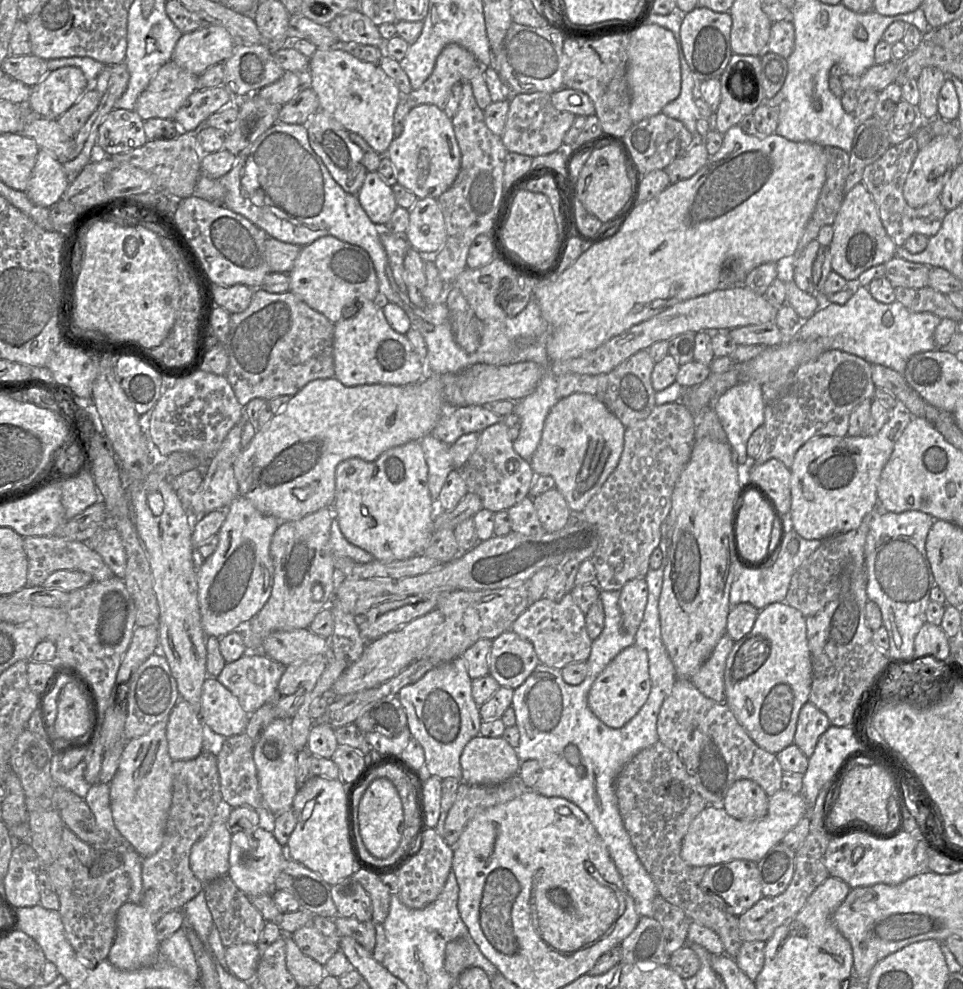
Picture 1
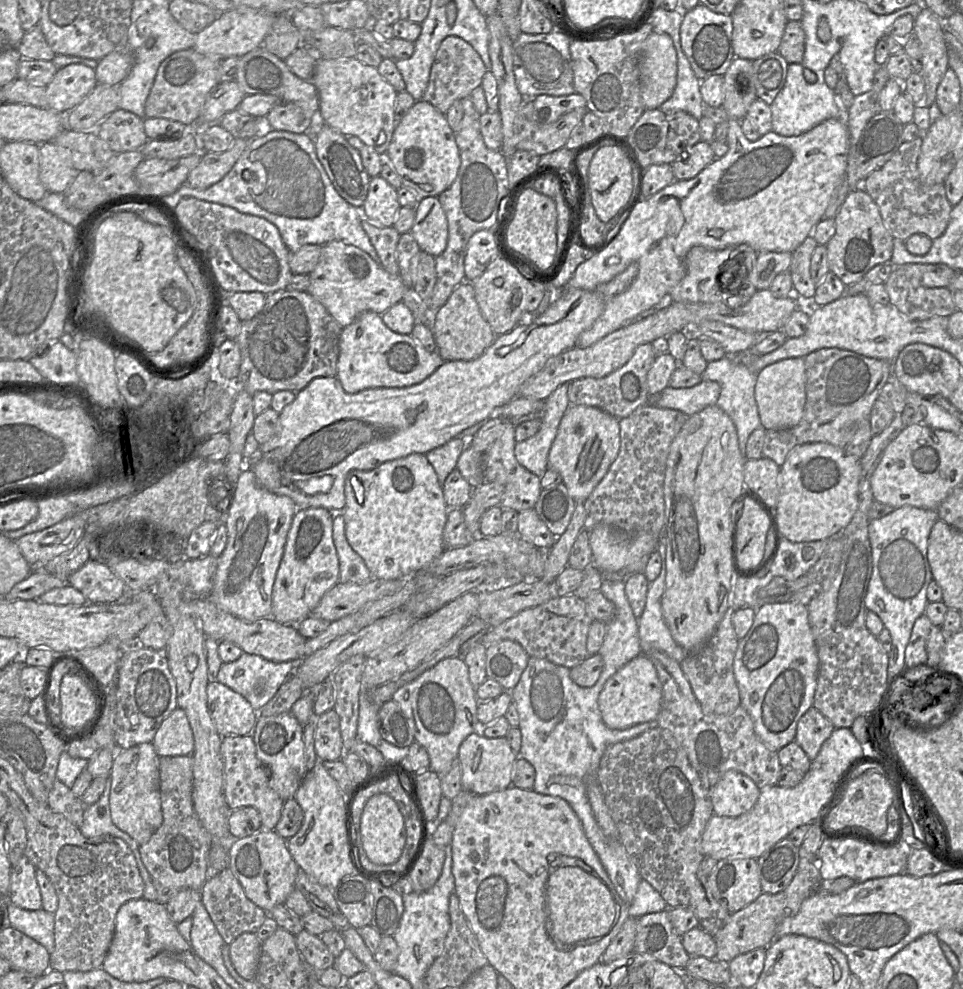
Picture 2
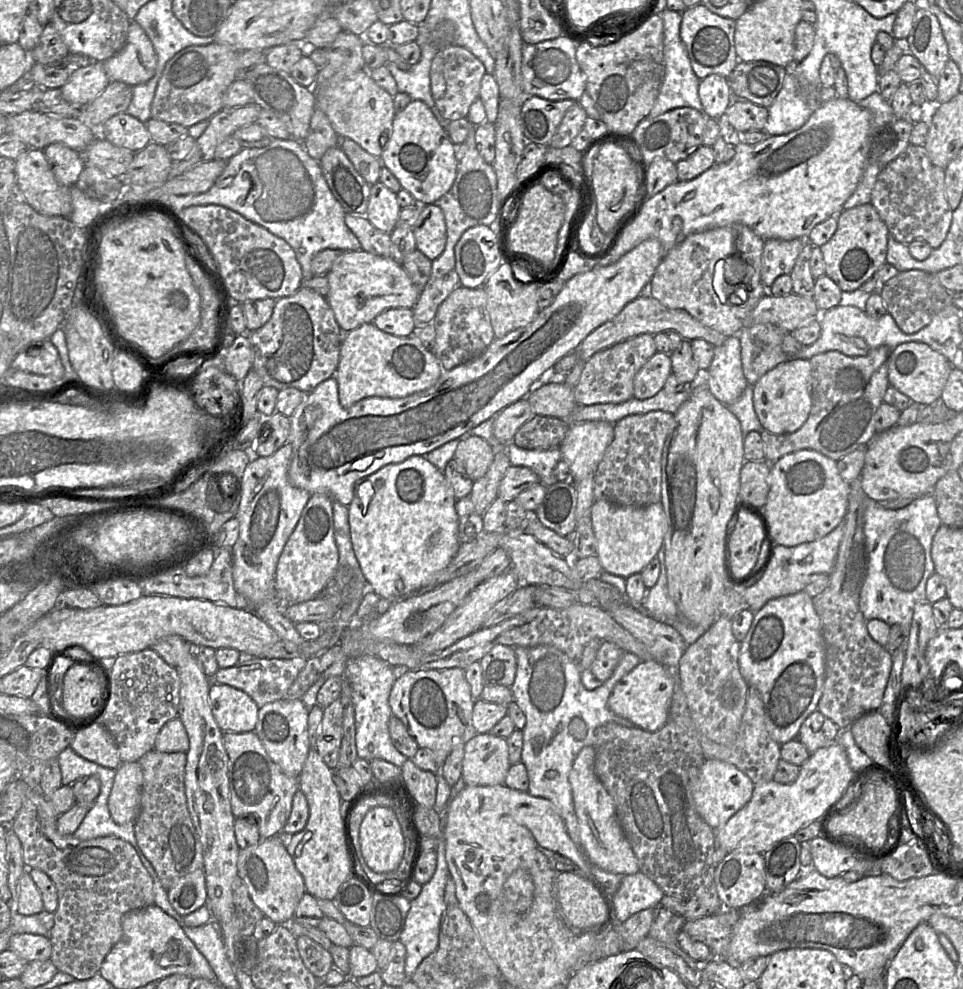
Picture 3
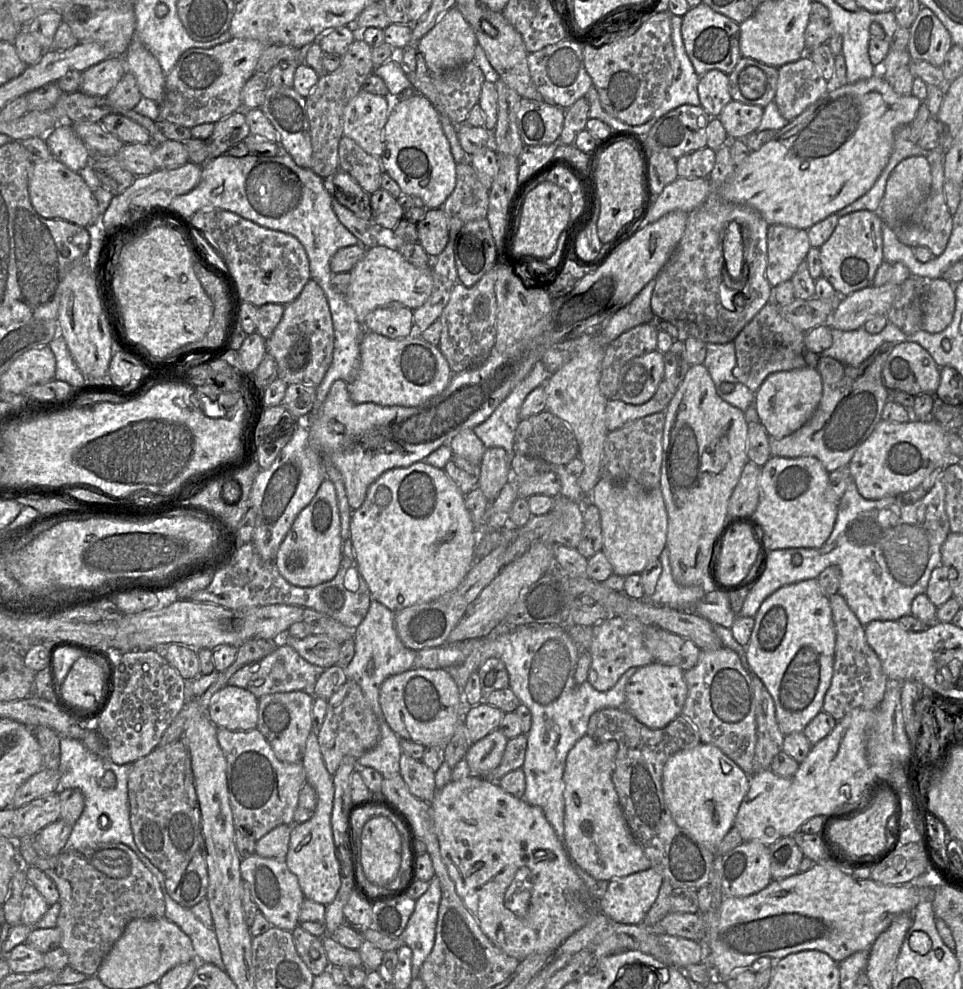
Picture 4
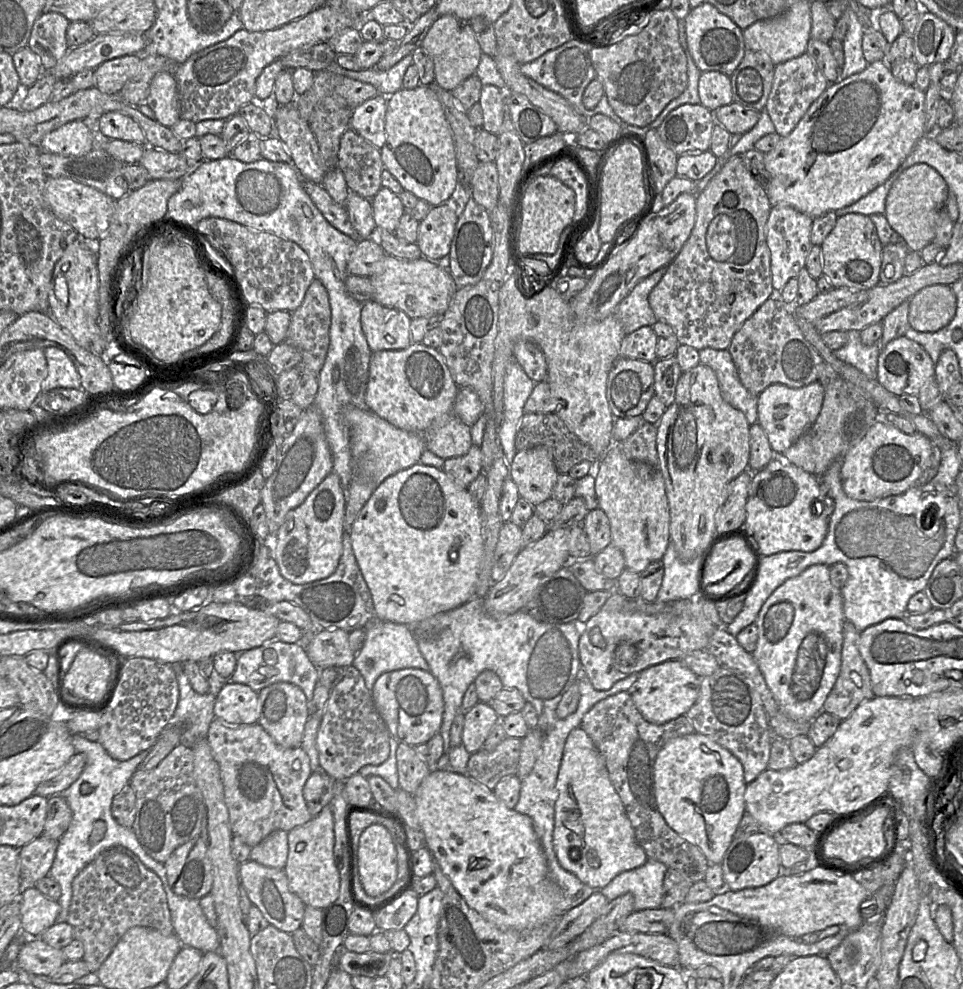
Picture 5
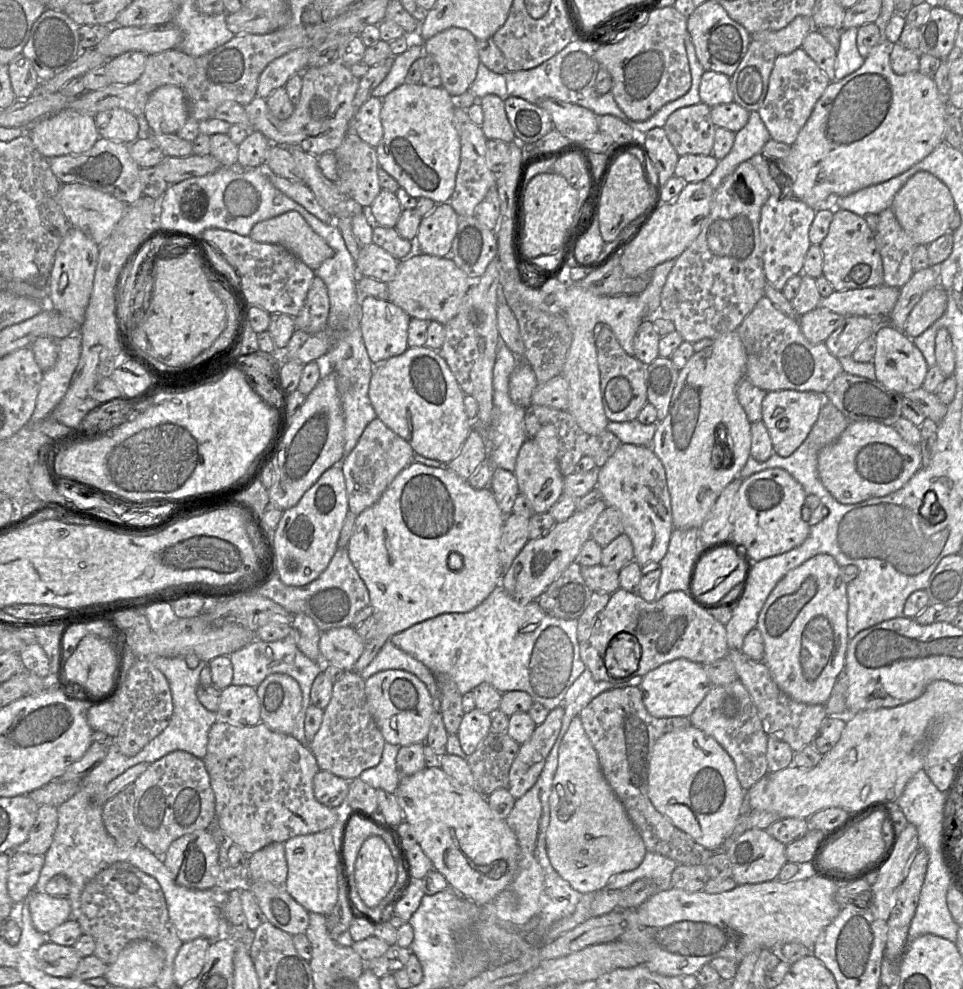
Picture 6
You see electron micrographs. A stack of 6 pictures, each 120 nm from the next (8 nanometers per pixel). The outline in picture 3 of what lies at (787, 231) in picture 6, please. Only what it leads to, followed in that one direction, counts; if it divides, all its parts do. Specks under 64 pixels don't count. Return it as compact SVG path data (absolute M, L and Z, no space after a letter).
M768 239L765 240L763 253L762 253L762 268L761 268L761 281L764 286L768 289L772 286L775 279L784 274L790 274L796 260L803 248L804 240L806 239L792 239L792 240L781 240L781 239Z

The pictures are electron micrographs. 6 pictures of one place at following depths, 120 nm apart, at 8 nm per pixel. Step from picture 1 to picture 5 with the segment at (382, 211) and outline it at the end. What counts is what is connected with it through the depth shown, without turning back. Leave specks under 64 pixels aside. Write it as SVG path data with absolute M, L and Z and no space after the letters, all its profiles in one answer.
M382 186L371 202L377 230L395 233L400 218L406 211L399 195Z

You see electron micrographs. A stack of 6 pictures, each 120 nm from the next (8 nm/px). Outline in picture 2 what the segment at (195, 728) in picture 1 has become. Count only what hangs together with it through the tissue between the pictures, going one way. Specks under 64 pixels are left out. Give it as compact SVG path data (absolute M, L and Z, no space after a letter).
M177 707L161 723L152 744L159 757L192 755L194 736L183 709Z

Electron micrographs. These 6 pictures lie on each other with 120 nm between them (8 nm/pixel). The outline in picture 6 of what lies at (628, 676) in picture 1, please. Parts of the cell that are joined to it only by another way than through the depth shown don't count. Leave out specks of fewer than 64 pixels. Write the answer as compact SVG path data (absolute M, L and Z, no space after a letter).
M678 658L651 670L638 686L643 703L650 715L656 718L690 717L712 688L703 665L685 658Z

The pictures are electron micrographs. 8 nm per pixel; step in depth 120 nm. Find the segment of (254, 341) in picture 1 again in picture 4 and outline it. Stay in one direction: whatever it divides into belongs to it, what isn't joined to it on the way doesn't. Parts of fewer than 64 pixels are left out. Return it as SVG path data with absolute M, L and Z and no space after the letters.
M310 279L300 295L285 305L273 334L266 339L266 351L277 363L278 378L288 385L300 383L317 388L332 361L334 329L327 299L321 287Z

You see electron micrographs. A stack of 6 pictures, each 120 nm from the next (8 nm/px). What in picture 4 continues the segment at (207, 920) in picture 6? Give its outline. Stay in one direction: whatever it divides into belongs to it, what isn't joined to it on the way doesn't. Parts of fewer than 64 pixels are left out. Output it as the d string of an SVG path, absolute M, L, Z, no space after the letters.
M149 869L158 880L165 901L165 917L175 923L191 939L199 963L211 963L225 971L219 943L213 929L207 928L191 911L175 902L165 887L165 875L159 869Z

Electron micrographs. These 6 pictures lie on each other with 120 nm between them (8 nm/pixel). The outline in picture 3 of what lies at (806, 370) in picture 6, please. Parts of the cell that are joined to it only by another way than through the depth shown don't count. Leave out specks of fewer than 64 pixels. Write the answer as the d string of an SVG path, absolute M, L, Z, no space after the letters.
M773 324L747 325L739 332L742 369L748 385L755 385L767 372L788 361L782 349L786 333L790 332Z

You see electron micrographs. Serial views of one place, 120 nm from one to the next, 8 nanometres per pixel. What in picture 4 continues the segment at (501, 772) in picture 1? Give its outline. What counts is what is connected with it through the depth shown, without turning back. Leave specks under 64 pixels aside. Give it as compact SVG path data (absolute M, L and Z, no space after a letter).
M496 729L472 744L465 756L470 776L485 777L501 763L508 739Z

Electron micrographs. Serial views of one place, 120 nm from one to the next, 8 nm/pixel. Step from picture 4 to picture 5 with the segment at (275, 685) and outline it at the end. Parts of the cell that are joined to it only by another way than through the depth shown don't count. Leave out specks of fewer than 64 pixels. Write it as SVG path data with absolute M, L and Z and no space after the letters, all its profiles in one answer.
M273 639L259 647L240 653L237 656L236 668L229 680L233 683L248 685L257 693L276 682L295 684L304 692L309 707L315 686L319 681L319 668L311 662L306 650L300 643L286 643Z

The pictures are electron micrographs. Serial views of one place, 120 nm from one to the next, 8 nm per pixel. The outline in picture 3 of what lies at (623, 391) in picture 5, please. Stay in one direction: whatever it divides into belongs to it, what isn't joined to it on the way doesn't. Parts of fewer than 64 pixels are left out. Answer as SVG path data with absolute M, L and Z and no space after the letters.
M656 352L636 373L633 398L643 400L655 396L671 373L670 354Z

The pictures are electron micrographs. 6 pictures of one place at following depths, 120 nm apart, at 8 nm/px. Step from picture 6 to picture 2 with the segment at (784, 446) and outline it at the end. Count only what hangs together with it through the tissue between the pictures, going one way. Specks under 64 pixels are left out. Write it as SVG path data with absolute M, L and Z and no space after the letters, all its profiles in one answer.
M790 358L765 367L758 375L755 400L764 430L786 430L797 426L806 403L806 368L804 358Z

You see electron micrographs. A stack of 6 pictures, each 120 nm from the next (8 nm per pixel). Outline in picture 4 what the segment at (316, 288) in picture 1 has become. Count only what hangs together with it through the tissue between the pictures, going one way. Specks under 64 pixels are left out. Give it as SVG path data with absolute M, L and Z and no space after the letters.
M376 245L368 248L364 257L350 271L350 284L345 300L363 325L369 312L393 302L413 310L422 306L430 297L432 289L433 275L430 267L416 267L405 260L396 249Z

